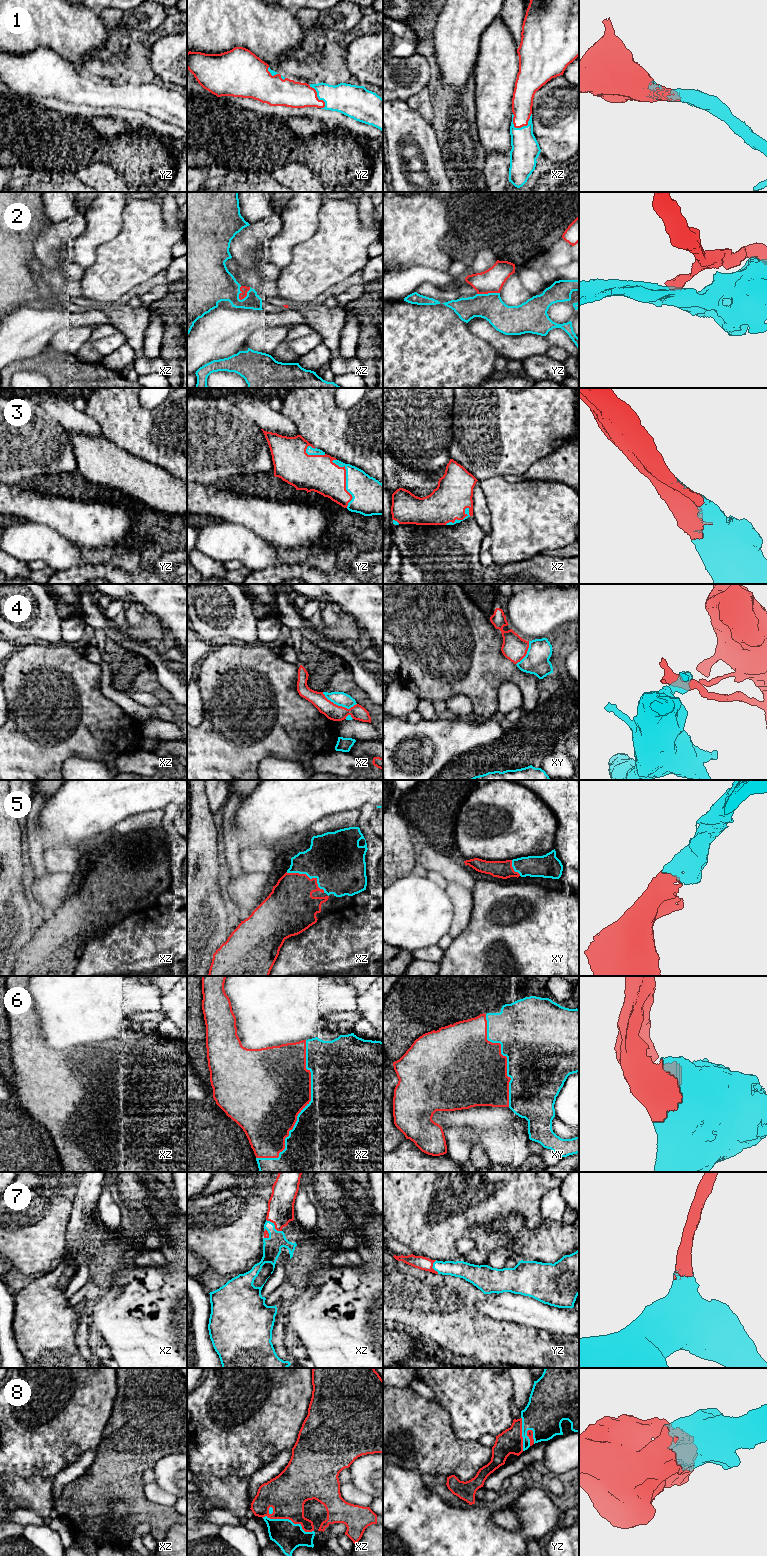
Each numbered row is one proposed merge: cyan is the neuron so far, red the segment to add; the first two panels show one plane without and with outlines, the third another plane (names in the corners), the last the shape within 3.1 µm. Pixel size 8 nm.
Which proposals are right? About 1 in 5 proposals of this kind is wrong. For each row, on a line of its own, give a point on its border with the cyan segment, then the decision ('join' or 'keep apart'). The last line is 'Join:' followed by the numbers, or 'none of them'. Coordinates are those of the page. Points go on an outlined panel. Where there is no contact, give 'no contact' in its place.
1: contact xz (525, 126); join
2: contact xz (247, 294); keep apart
3: contact yz (346, 481); join
4: contact xz (339, 705); keep apart
5: contact xz (308, 876); join
6: contact xz (303, 1109); join
7: contact xz (274, 1226); join
8: contact xz (288, 1519); join
Join: 1, 3, 5, 6, 7, 8

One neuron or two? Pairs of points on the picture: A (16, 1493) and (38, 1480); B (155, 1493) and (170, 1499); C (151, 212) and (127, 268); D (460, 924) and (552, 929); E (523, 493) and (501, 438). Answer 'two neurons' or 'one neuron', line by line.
A: one neuron
B: one neuron
C: one neuron
D: two neurons
E: two neurons

